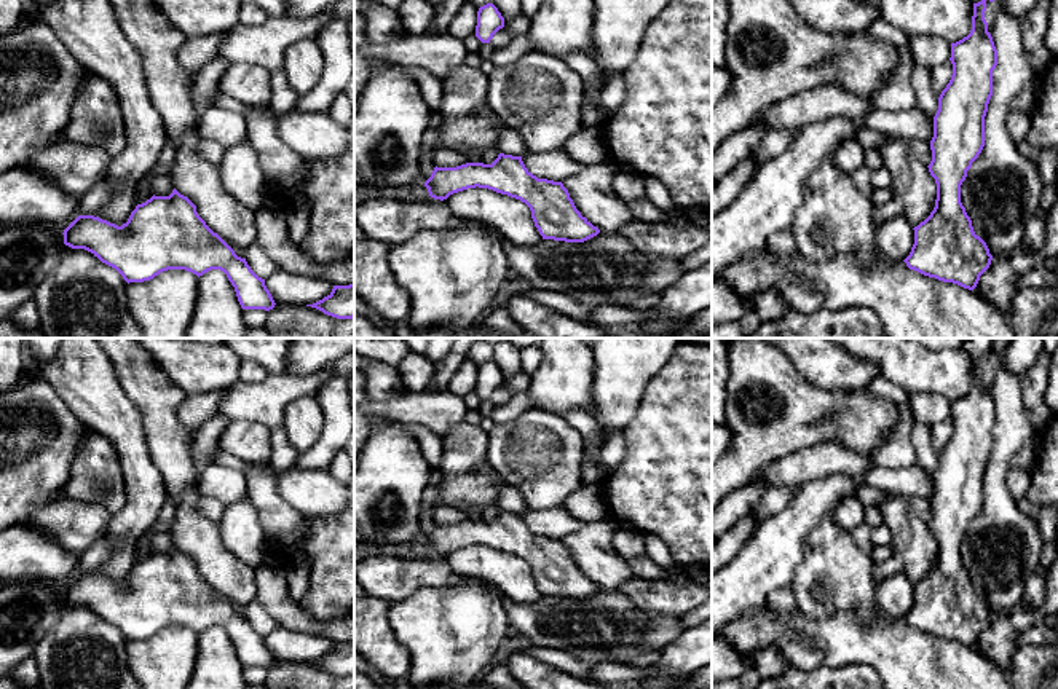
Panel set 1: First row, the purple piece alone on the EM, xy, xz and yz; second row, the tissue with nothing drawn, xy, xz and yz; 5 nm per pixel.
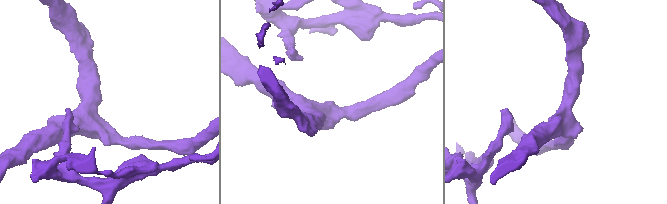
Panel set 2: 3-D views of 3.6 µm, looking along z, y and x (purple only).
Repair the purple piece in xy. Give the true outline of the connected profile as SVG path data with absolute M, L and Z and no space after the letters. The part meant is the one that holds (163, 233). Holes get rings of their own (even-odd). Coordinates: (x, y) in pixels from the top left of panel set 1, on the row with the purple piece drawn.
M176 188L169 196L153 195L145 203L137 204L128 222L121 226L94 215L78 215L62 234L65 246L91 252L102 263L115 268L128 284L150 281L168 270L185 270L198 278L211 270L220 270L235 287L243 309L270 311L276 305L265 285L265 279L259 278L251 270L246 258L238 257L235 250L206 225L198 215L196 206Z

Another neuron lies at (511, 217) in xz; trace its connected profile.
M468 188L444 199L458 223L477 222L498 231L507 244L535 247L543 242L530 207L488 188Z

